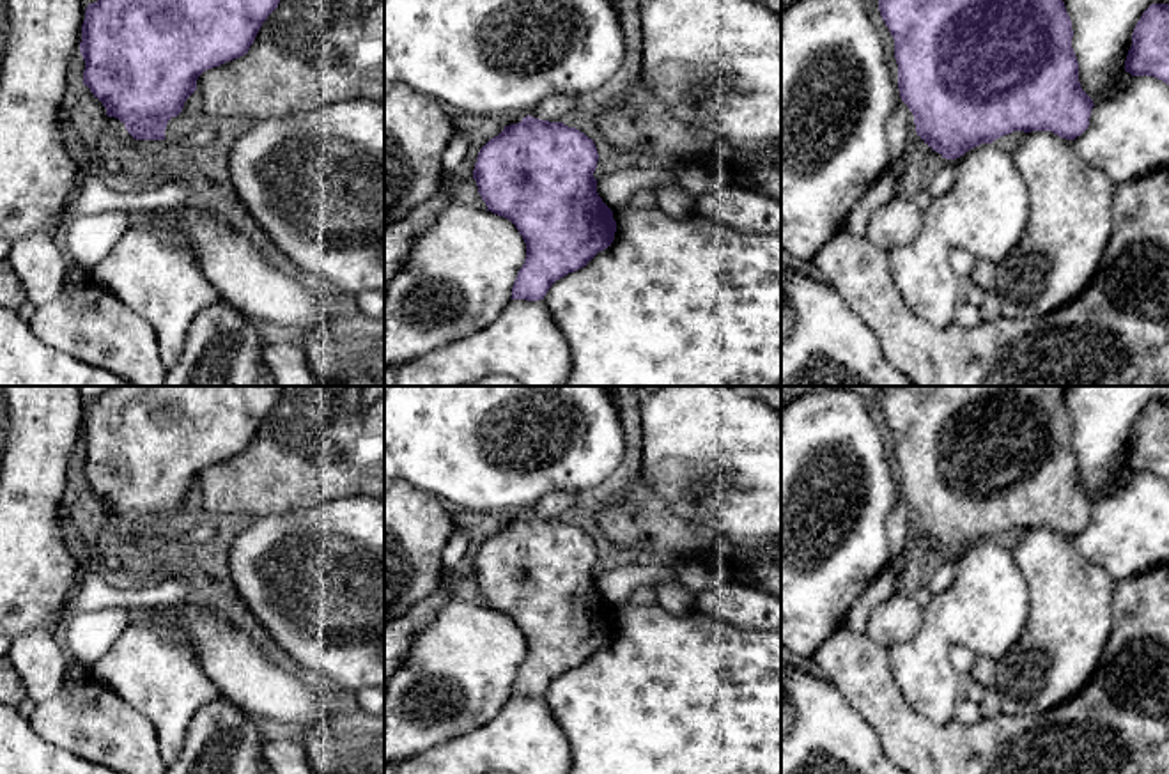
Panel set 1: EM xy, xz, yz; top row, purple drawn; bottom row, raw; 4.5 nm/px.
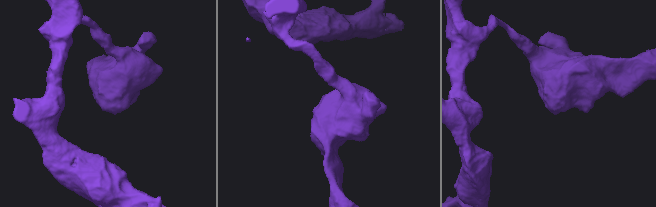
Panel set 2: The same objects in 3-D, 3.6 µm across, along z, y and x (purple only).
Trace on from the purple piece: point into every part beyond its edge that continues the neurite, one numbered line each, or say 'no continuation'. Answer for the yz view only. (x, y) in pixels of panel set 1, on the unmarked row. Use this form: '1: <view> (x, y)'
1: yz (900, 525)

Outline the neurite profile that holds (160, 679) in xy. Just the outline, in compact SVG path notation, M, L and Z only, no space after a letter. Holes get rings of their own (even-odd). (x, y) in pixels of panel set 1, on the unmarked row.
M129 623L94 664L90 675L154 724L159 755L166 767L181 755L193 716L205 703L220 698L216 684L204 673L193 654L186 646L165 639L151 623Z

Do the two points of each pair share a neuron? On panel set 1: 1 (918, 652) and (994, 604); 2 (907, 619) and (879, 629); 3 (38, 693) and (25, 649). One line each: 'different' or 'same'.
1: same
2: same
3: same

